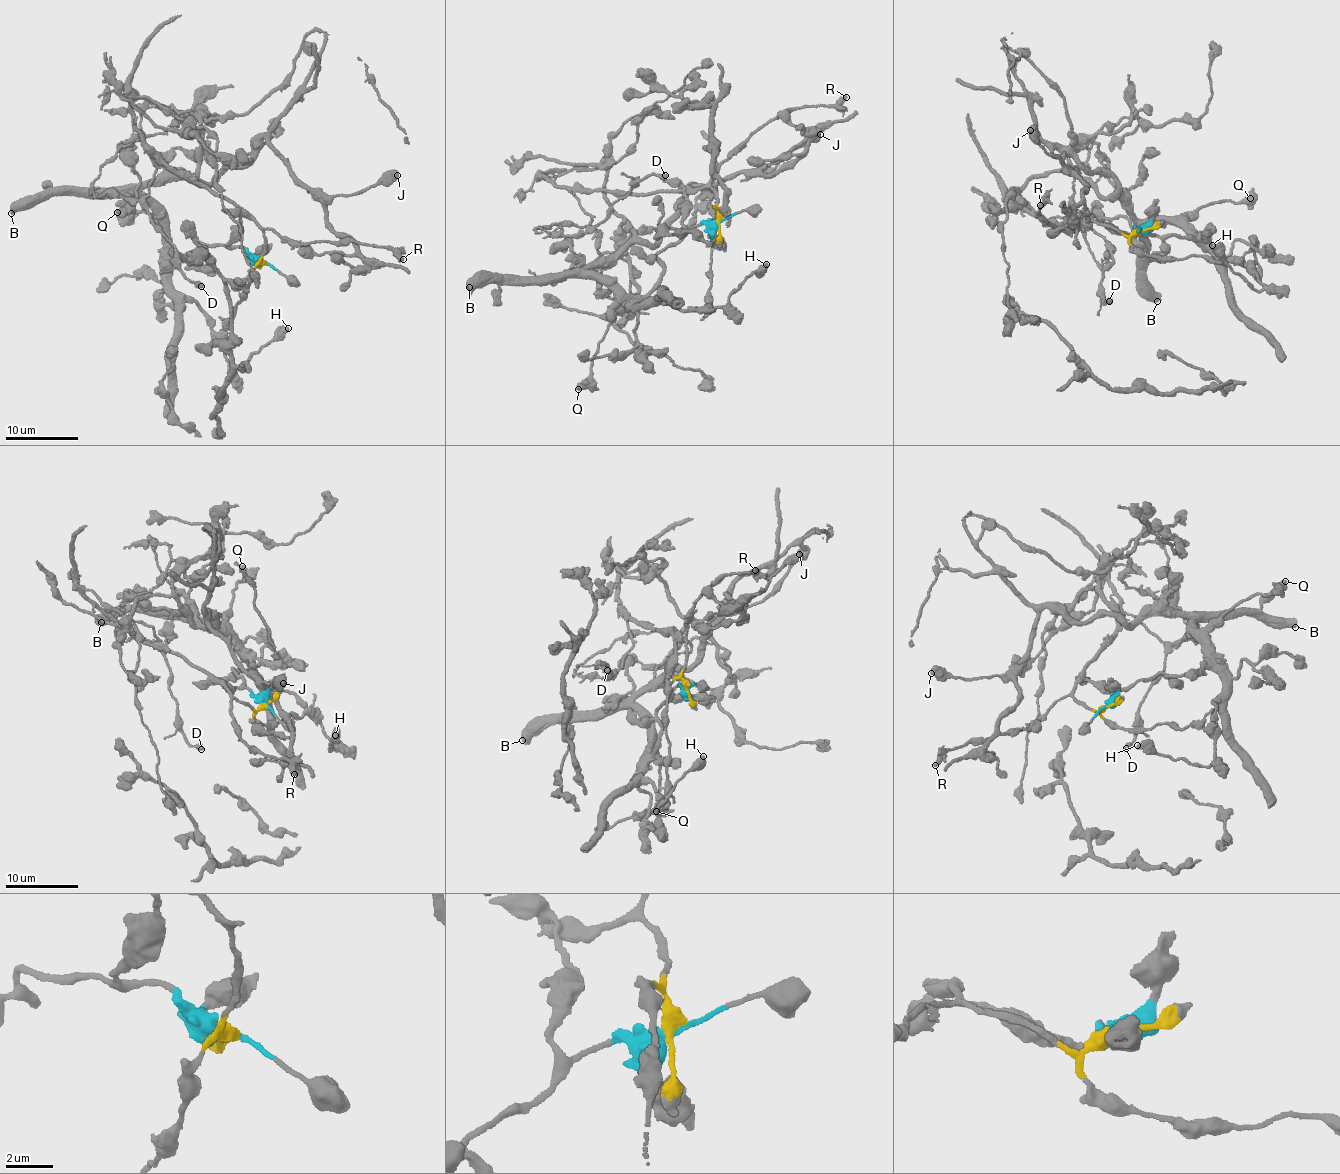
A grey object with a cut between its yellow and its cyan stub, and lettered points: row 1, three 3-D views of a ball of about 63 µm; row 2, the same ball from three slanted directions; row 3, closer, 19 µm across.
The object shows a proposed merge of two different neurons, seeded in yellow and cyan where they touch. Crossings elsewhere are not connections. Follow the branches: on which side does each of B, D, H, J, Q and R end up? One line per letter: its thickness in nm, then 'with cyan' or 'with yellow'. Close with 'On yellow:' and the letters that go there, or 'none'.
B: calibre 500 nm; with cyan
D: calibre 500 nm; with yellow
H: calibre 550 nm; with cyan
J: calibre 650 nm; with cyan
Q: calibre 600 nm; with cyan
R: calibre 460 nm; with yellow
On yellow: D, R

